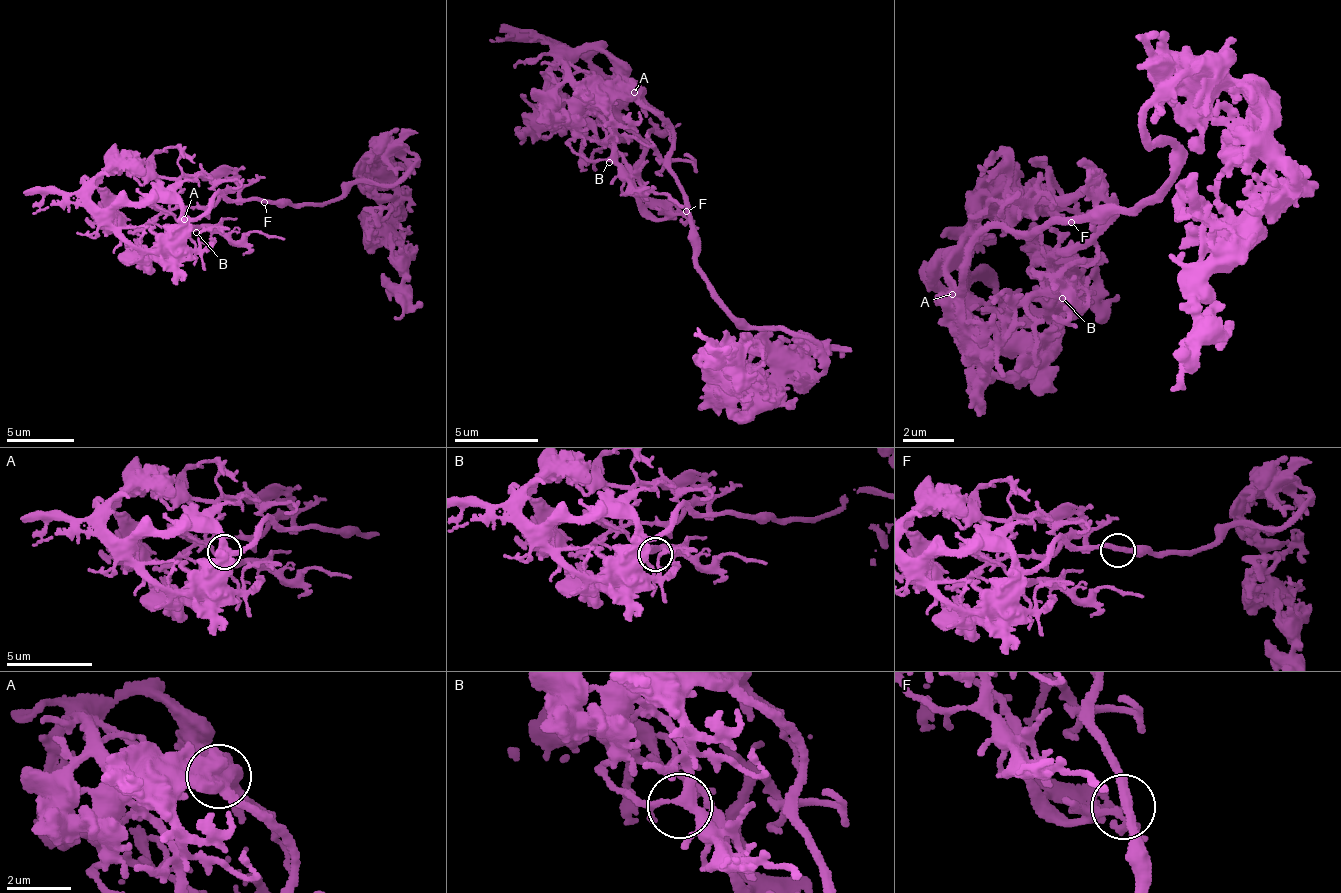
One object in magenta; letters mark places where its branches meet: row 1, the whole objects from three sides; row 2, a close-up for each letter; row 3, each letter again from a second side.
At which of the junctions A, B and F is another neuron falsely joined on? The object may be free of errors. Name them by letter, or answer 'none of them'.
none of them

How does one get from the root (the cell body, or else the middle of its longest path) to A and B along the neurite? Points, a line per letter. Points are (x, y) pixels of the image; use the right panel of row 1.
A: (1062, 216), (1042, 220), (1040, 227), (1025, 231), (1009, 233), (1004, 227), (988, 228), (966, 256), (955, 295)
B: (1062, 216), (1025, 231), (988, 228), (972, 249), (958, 309), (1015, 311), (1024, 295), (1056, 292), (1062, 298)

